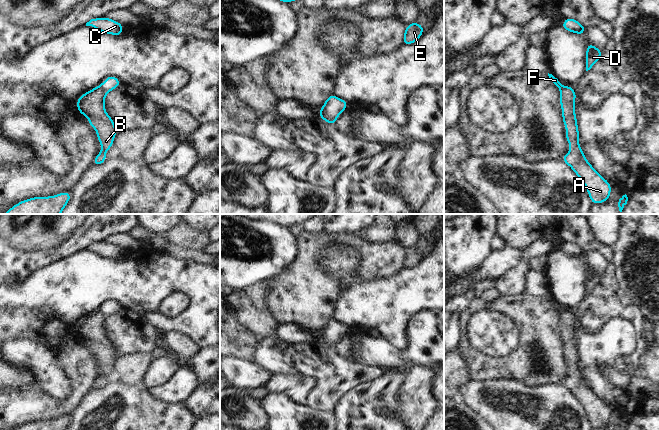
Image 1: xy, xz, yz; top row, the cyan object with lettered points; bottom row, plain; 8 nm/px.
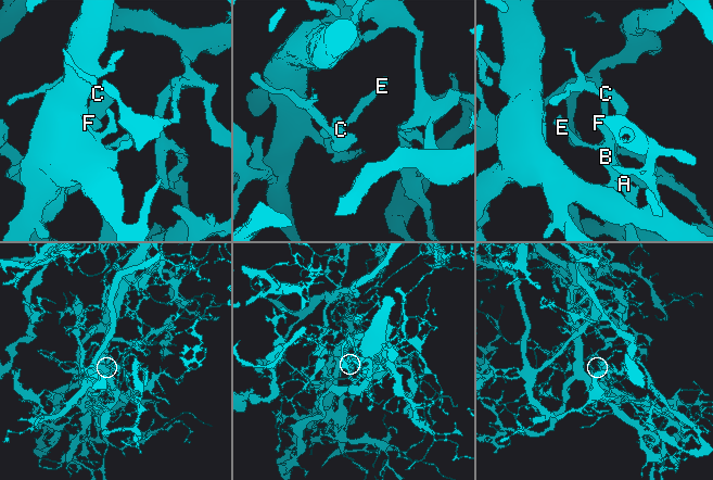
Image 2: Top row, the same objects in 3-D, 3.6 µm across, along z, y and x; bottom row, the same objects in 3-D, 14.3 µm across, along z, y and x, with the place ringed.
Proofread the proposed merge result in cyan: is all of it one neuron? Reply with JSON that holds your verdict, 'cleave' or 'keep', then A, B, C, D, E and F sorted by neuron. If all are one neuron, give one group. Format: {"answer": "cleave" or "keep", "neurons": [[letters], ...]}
{"answer": "cleave", "neurons": [["A", "B", "E"], ["C", "D", "F"]]}

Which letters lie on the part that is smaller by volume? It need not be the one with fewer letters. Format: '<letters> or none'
C, D, F

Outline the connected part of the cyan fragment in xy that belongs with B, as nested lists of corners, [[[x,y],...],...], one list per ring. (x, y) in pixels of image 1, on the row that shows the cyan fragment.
[[[99,86],[82,94],[77,99],[77,109],[80,114],[89,119],[89,125],[97,131],[97,140],[101,143],[101,152],[93,160],[93,165],[103,164],[106,151],[113,146],[114,137],[117,135],[113,119],[105,110],[106,92]]]

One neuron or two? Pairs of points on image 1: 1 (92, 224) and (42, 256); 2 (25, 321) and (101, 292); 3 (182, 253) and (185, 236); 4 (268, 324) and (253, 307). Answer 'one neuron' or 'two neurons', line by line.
1: one neuron
2: two neurons
3: two neurons
4: one neuron

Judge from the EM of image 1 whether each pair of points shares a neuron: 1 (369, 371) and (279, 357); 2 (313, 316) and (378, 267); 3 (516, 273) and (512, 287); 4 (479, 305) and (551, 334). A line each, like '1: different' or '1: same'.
1: same
2: same
3: same
4: same

